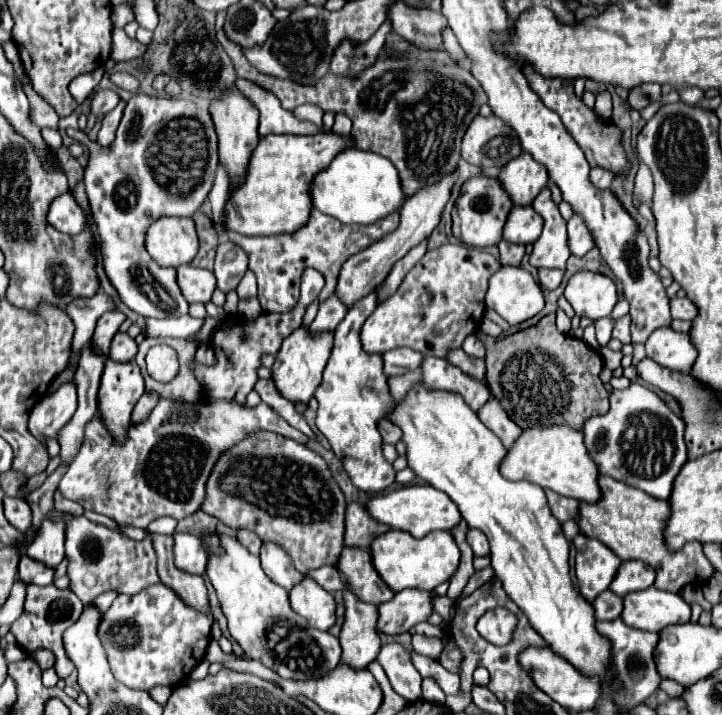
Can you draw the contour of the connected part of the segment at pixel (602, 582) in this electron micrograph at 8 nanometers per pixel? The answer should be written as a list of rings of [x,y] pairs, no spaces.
[[[578,535],[572,543],[576,547],[574,569],[580,593],[586,601],[594,601],[596,595],[608,589],[622,561],[612,553],[612,549],[600,545],[600,541],[592,541],[590,537]]]

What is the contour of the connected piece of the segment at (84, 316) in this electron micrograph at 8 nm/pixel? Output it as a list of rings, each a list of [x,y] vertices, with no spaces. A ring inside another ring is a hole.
[[[98,291],[94,297],[90,299],[76,299],[66,307],[66,313],[70,315],[70,319],[76,325],[76,333],[74,333],[74,341],[72,341],[72,355],[76,355],[80,351],[80,347],[84,347],[96,327],[96,321],[104,315],[104,311],[112,311],[116,309],[114,301],[110,295],[106,295],[104,291]]]

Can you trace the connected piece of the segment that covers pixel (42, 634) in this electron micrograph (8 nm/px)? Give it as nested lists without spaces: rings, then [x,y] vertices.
[[[28,585],[26,589],[26,601],[24,601],[24,613],[22,617],[10,627],[10,631],[16,635],[18,645],[26,651],[26,653],[34,653],[38,649],[48,649],[56,655],[56,673],[60,679],[66,679],[72,671],[74,665],[72,661],[66,657],[64,647],[62,647],[62,633],[66,631],[66,627],[70,627],[82,613],[84,605],[82,601],[76,597],[76,593],[72,593],[70,589],[58,589],[56,585],[48,585],[48,587],[38,587],[38,585]]]

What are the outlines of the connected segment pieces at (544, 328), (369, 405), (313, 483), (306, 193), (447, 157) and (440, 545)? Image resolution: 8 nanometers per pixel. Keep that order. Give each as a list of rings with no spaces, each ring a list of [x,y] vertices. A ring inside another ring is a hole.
[[[546,315],[526,331],[494,341],[486,351],[490,393],[520,429],[568,425],[580,431],[586,419],[606,413],[608,391],[600,381],[602,367],[596,349],[556,329],[556,315]]]
[[[378,289],[348,309],[346,317],[336,327],[334,349],[324,369],[324,379],[314,393],[320,403],[316,419],[318,429],[330,441],[332,451],[344,457],[342,463],[352,483],[368,493],[380,493],[394,483],[394,469],[382,455],[382,437],[378,431],[378,421],[392,413],[394,399],[390,397],[386,375],[382,371],[382,357],[376,353],[364,353],[360,345],[360,329],[364,321],[374,313],[376,305]]]
[[[258,431],[220,457],[206,489],[208,495],[202,505],[204,513],[216,517],[234,531],[248,529],[262,541],[274,541],[288,553],[292,565],[300,573],[318,569],[322,565],[334,565],[344,549],[344,493],[334,481],[326,461],[306,445],[270,431]]]
[[[318,133],[308,137],[298,135],[268,135],[262,137],[252,153],[252,161],[248,161],[248,173],[240,185],[234,185],[226,207],[224,207],[224,229],[234,229],[240,235],[278,235],[278,233],[292,233],[300,229],[310,215],[312,201],[310,201],[310,183],[314,175],[324,169],[332,157],[336,157],[344,147],[350,147],[352,141],[348,137],[340,137],[336,133]]]
[[[220,29],[216,37],[230,55],[236,75],[272,91],[282,101],[284,109],[292,111],[302,103],[316,103],[324,111],[346,113],[352,119],[350,139],[354,141],[354,147],[388,157],[400,173],[404,197],[410,197],[420,187],[436,183],[440,177],[456,171],[462,137],[470,121],[486,103],[486,93],[476,77],[472,77],[464,65],[454,63],[444,49],[422,51],[404,41],[398,33],[386,35],[386,43],[376,61],[356,77],[350,79],[330,73],[316,85],[296,85],[288,79],[268,77],[246,61],[240,47],[234,41],[228,41],[224,29]],[[386,49],[396,49],[398,55],[388,57]]]
[[[390,529],[372,541],[370,555],[378,575],[394,593],[406,587],[434,591],[440,583],[450,579],[460,559],[460,551],[448,531],[436,531],[436,533],[428,533],[422,539],[416,539],[410,533]]]

